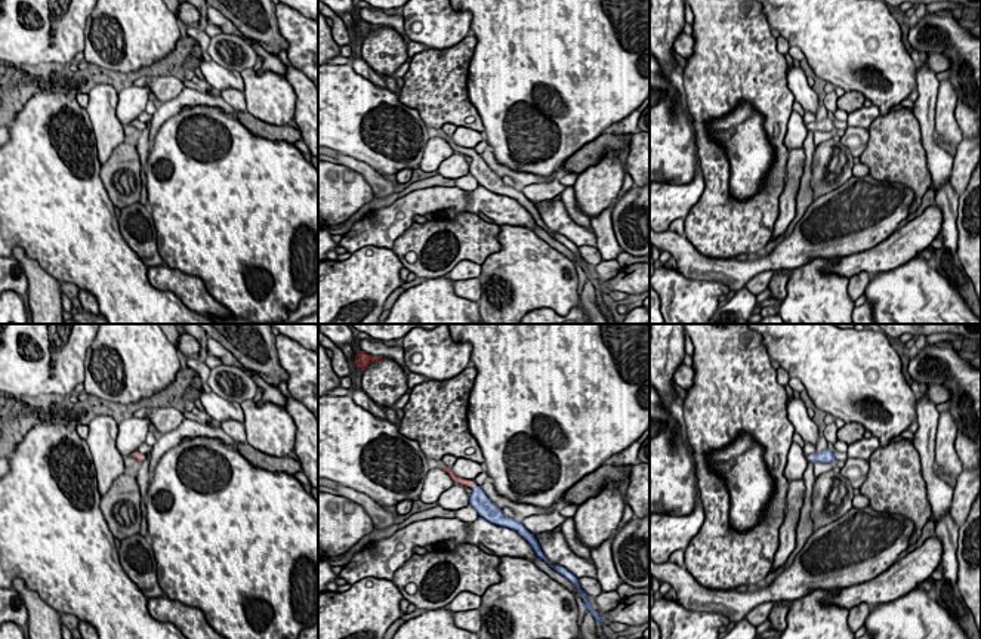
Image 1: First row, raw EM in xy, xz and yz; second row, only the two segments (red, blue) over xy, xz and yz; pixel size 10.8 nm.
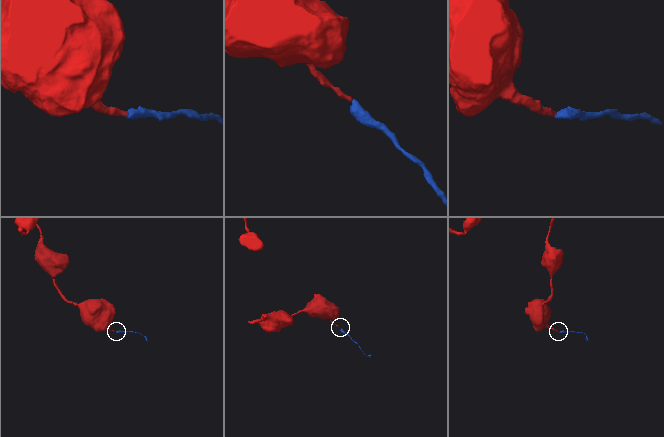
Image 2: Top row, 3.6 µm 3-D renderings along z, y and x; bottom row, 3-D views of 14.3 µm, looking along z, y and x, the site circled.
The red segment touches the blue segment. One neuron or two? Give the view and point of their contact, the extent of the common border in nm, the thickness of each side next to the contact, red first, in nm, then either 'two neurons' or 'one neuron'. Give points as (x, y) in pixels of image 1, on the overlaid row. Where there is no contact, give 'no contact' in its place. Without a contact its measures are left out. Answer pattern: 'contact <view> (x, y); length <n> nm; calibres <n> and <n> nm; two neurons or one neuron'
contact xz (472, 484); length 60 nm; calibres 90 and 200 nm; one neuron

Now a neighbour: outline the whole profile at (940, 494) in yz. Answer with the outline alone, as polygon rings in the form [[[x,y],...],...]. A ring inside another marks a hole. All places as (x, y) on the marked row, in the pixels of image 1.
[[[931,385],[920,386],[922,398],[916,405],[916,420],[919,427],[914,433],[913,445],[919,453],[920,470],[926,484],[928,503],[931,504],[932,519],[937,524],[945,513],[950,512],[953,488],[934,470],[935,438],[941,407],[925,396],[929,386]]]

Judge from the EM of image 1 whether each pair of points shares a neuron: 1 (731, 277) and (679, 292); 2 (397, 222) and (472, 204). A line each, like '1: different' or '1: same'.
1: different
2: same

